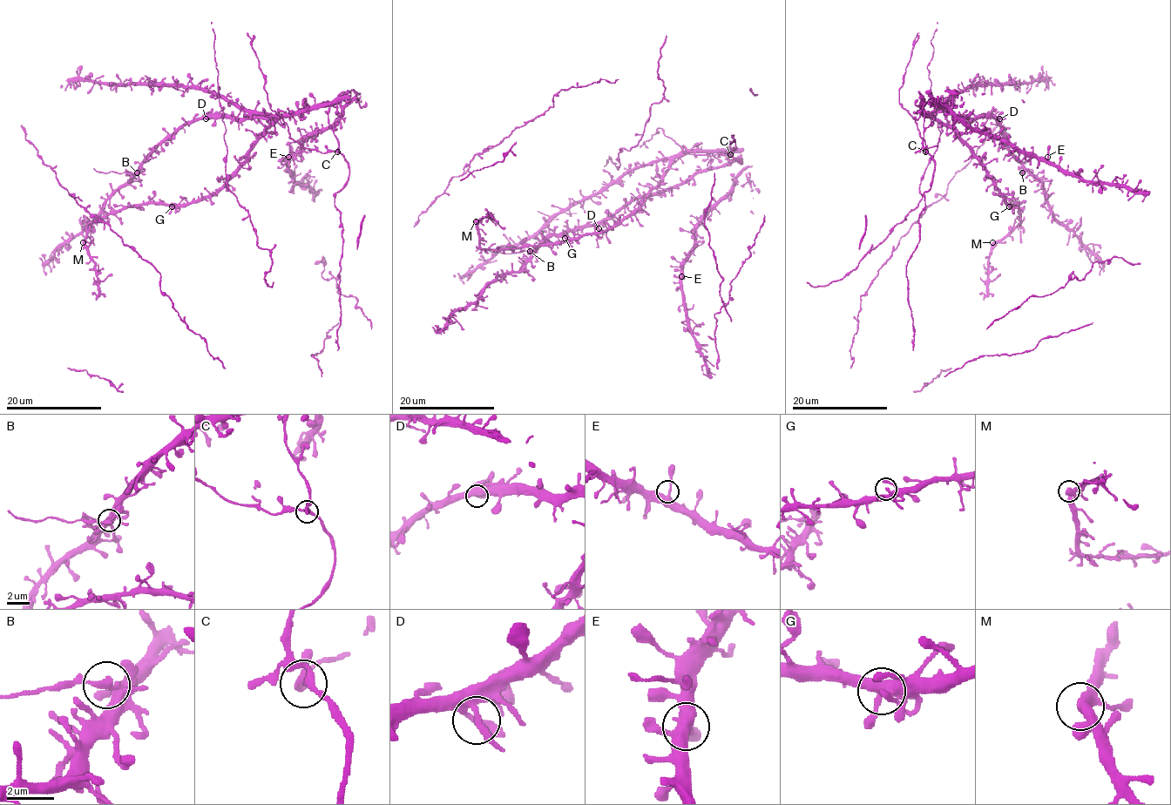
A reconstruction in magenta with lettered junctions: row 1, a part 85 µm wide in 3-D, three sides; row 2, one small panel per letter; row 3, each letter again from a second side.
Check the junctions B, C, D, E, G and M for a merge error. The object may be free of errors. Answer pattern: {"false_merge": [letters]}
{"false_merge": ["B"]}

